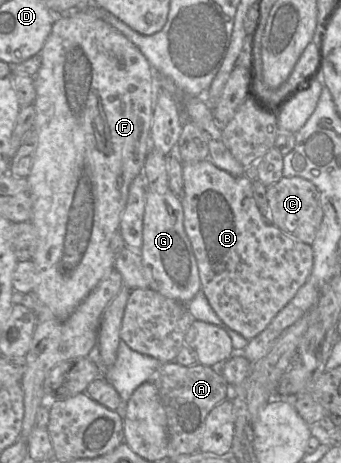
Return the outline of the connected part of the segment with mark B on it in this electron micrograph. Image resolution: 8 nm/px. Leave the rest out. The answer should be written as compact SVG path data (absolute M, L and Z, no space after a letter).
M210 160L183 163L184 229L197 262L201 290L217 316L247 340L261 333L296 295L313 268L311 245L267 224L253 195L253 181L247 176L234 177L216 167Z

